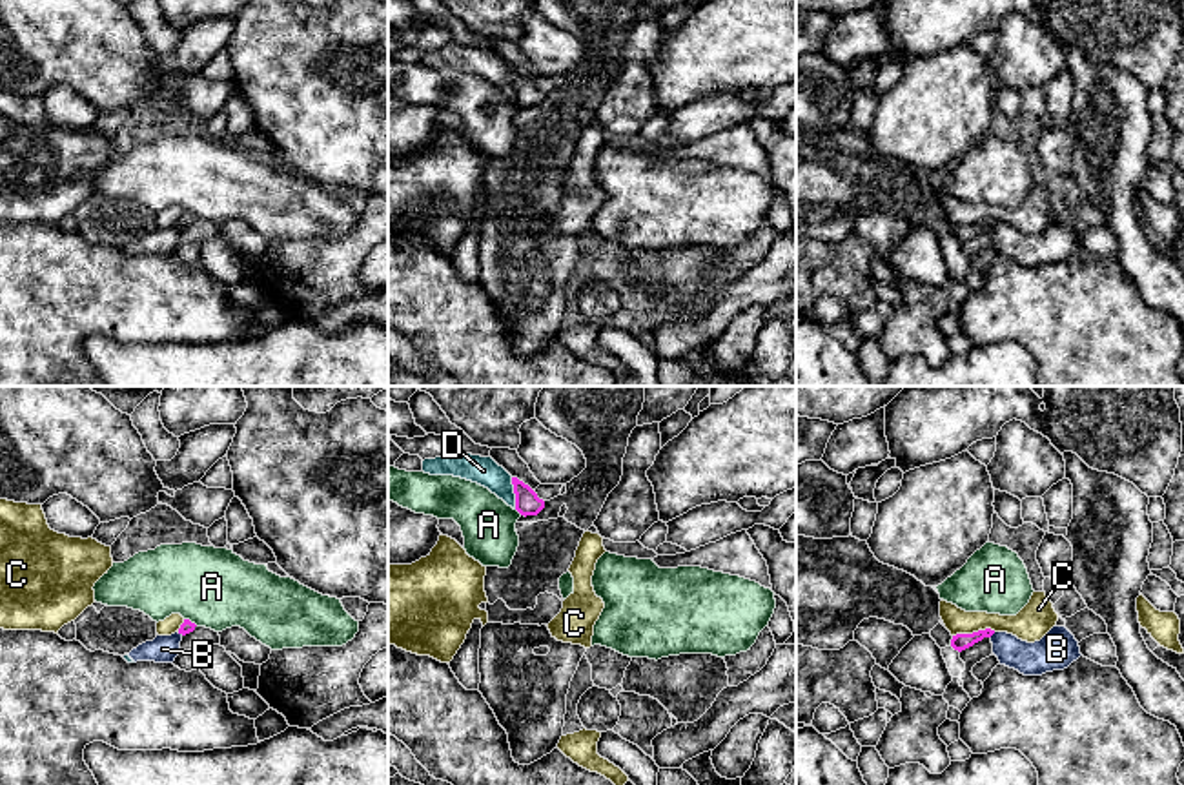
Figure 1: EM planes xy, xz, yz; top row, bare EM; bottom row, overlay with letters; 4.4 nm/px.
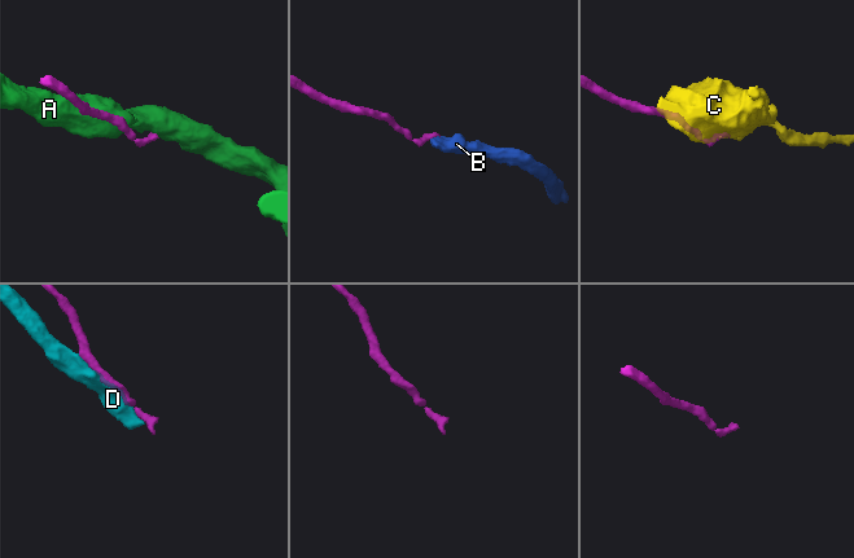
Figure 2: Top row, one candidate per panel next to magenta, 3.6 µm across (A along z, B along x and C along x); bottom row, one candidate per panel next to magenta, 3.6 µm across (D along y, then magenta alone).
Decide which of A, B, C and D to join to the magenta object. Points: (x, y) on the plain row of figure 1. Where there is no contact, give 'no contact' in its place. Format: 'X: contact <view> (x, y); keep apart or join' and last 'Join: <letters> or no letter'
A: contact xz (520, 104); keep apart
B: contact yz (991, 226); keep apart
C: contact yz (973, 224); keep apart
D: contact xz (514, 84); keep apart
Join: no letter

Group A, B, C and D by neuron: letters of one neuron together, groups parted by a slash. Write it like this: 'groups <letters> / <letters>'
groups A / B D / C

